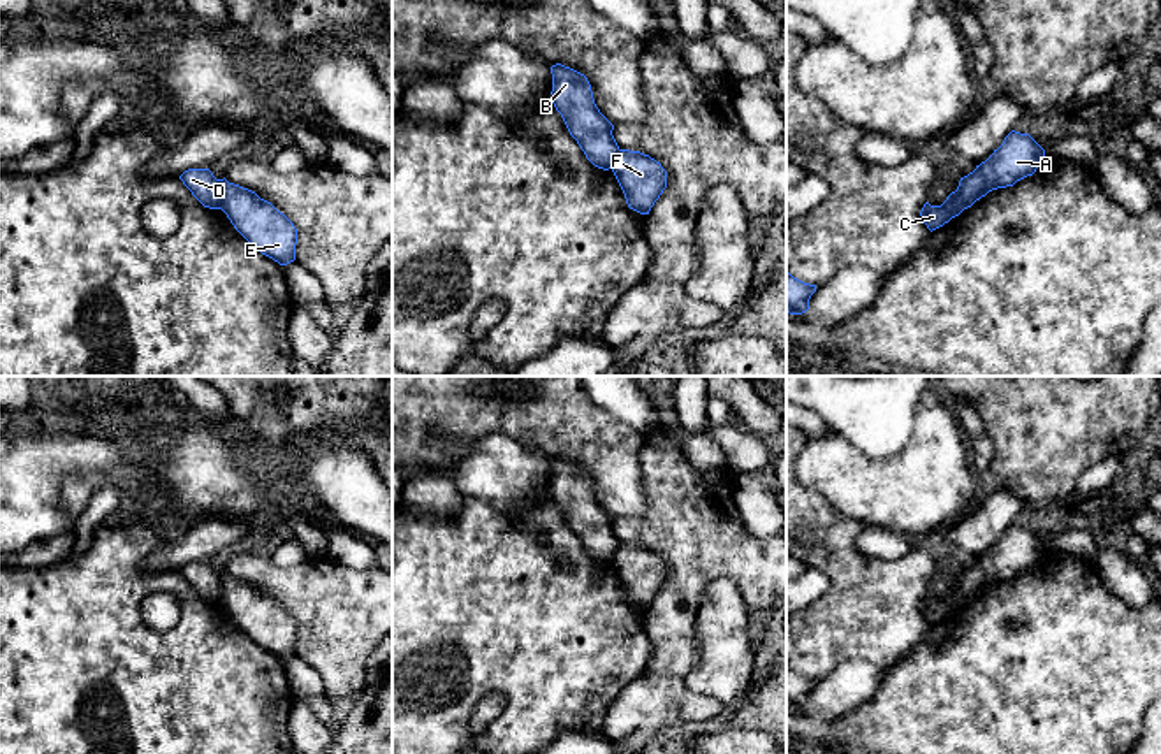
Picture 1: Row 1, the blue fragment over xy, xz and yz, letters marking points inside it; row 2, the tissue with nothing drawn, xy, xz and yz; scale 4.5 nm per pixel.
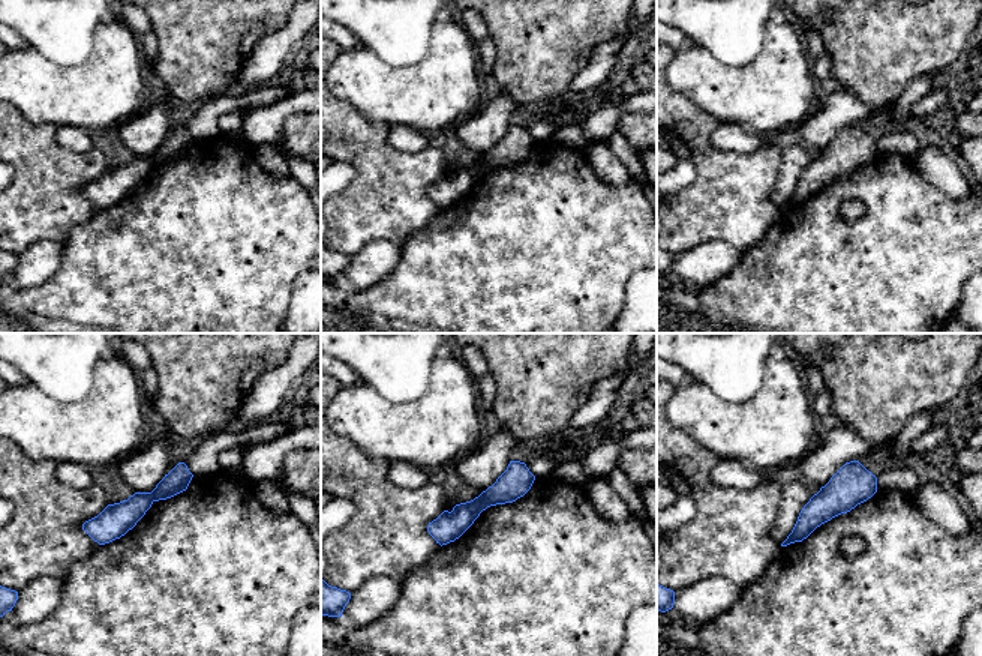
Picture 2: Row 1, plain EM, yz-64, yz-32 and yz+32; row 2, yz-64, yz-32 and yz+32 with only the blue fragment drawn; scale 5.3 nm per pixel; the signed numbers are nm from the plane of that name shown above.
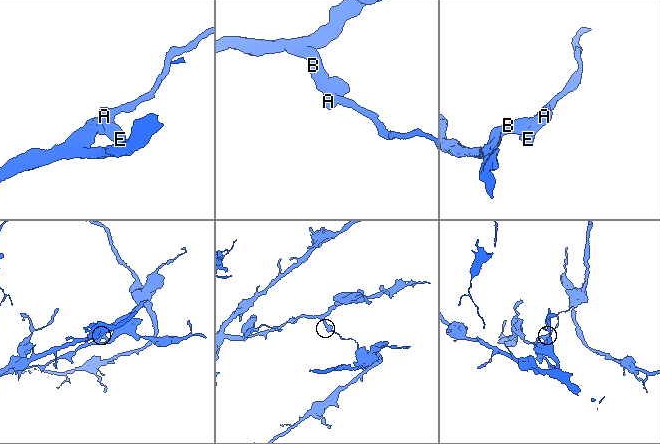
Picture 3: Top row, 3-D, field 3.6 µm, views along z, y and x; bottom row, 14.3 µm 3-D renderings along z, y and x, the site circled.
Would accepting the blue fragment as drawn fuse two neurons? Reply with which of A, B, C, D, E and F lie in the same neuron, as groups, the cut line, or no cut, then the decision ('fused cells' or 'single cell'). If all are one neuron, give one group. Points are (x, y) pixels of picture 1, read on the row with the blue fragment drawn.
A E F / B C D; cut in xy along (220, 180), (222, 208); fused cells

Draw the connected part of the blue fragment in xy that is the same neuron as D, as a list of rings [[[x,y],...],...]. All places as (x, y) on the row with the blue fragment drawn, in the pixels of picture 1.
[[[188,169],[179,179],[204,207],[222,209],[222,179],[216,179],[209,169]]]

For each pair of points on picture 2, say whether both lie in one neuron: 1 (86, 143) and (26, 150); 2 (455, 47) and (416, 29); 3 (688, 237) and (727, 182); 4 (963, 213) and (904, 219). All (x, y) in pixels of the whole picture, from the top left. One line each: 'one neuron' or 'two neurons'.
1: two neurons
2: two neurons
3: one neuron
4: one neuron

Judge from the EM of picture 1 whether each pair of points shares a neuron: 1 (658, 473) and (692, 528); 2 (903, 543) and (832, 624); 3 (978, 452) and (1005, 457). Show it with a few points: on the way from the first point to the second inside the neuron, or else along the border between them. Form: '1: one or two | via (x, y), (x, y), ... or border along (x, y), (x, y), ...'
1: one | via (672, 487), (688, 514)
2: two | border along (855, 538), (880, 558), (912, 545)
3: two | border along (984, 429), (991, 442), (989, 468)

